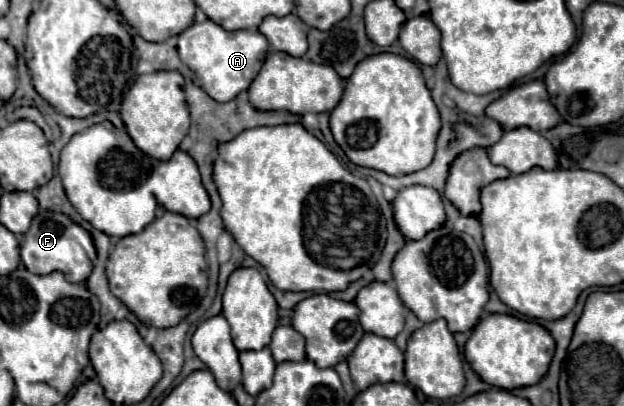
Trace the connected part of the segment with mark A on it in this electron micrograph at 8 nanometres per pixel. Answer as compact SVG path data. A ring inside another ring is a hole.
M206 19L204 23L192 23L186 31L178 35L178 53L184 65L196 75L198 85L214 101L230 101L240 91L246 91L252 79L258 75L266 53L268 41L258 31L224 31L214 21Z

